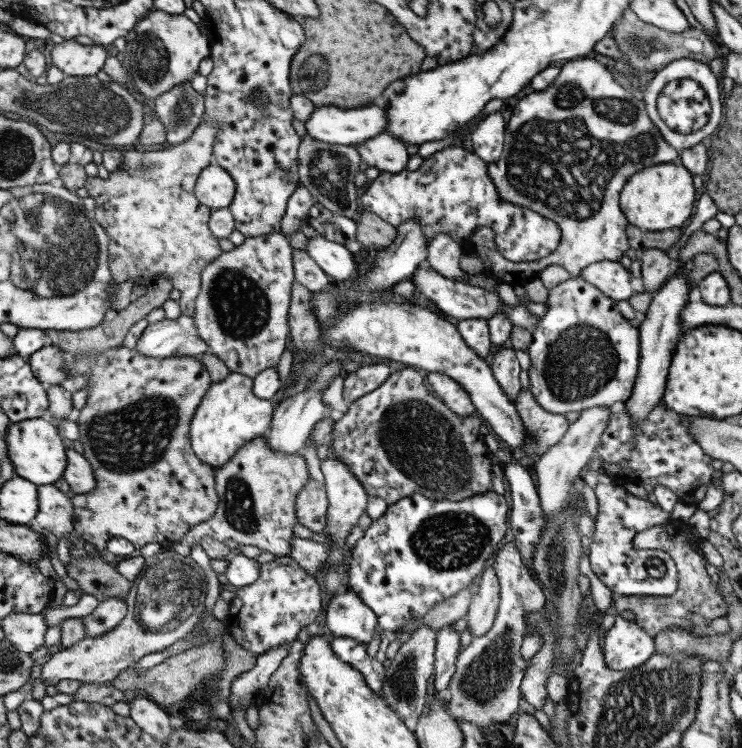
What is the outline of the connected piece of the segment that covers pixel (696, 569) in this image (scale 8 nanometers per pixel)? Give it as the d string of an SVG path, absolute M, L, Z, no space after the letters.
M668 520L659 526L649 527L633 537L633 544L637 550L661 550L673 560L676 567L677 587L674 594L667 597L625 597L617 596L611 602L611 611L618 614L623 610L633 612L635 623L651 638L659 632L676 628L685 632L693 631L697 626L707 629L707 636L714 634L711 621L726 616L726 605L717 588L711 583L711 578L705 570L705 559L700 553L700 541L692 532L673 532L673 528L687 528L681 526L681 521Z

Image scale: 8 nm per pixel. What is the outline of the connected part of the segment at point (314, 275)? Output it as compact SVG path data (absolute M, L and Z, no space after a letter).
M292 250L292 270L294 282L311 293L325 290L331 281L304 250Z

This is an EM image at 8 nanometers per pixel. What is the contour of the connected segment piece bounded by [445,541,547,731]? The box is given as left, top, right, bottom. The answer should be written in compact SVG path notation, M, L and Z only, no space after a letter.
M507 542L497 548L492 557L491 565L495 568L499 590L499 606L493 622L486 634L481 637L471 638L470 644L456 656L455 672L447 684L445 694L448 695L449 704L447 710L451 717L460 722L469 722L479 726L484 731L491 731L494 724L507 722L511 714L515 714L521 696L521 679L525 675L527 661L522 661L519 655L521 640L525 635L524 620L529 612L536 612L543 608L547 602L542 594L542 588L529 575L527 568L523 566L517 547L513 542Z

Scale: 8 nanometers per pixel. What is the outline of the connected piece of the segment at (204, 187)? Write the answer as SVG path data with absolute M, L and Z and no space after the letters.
M212 162L196 181L195 195L197 200L210 209L229 206L234 195L234 183L229 174Z

